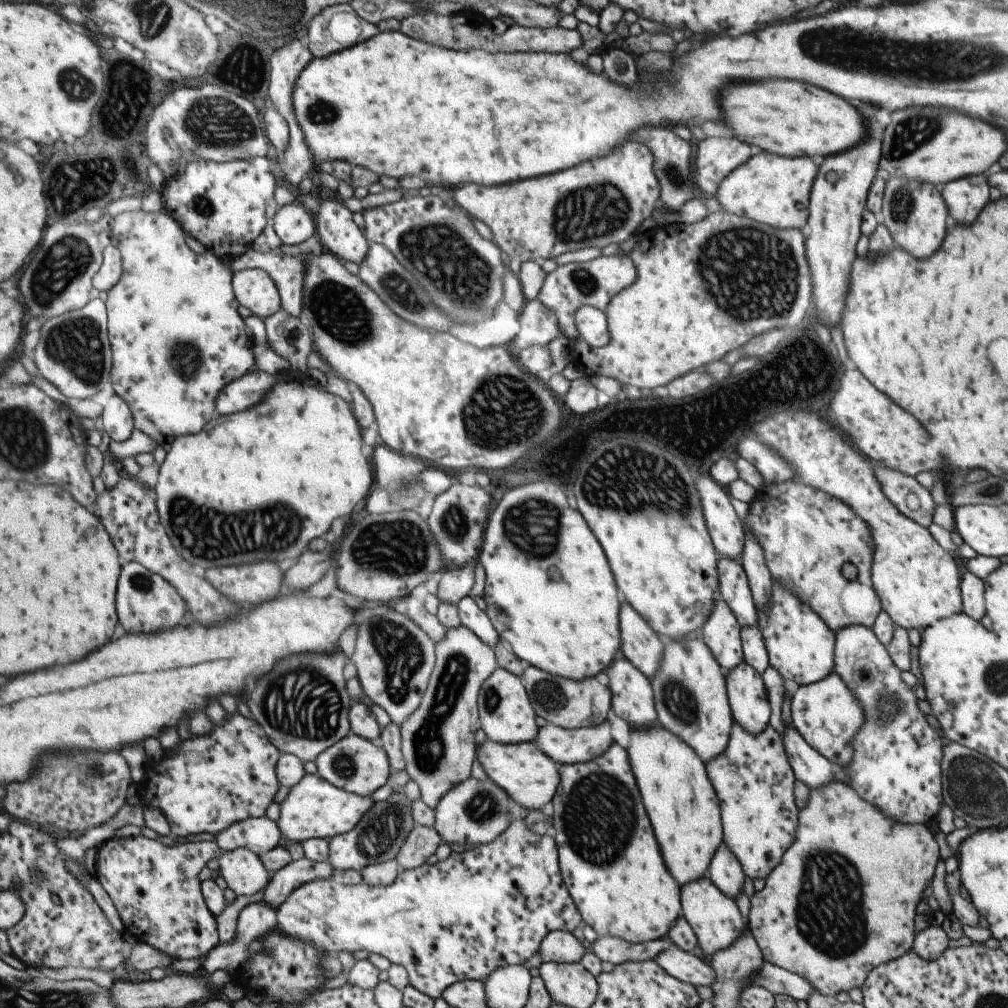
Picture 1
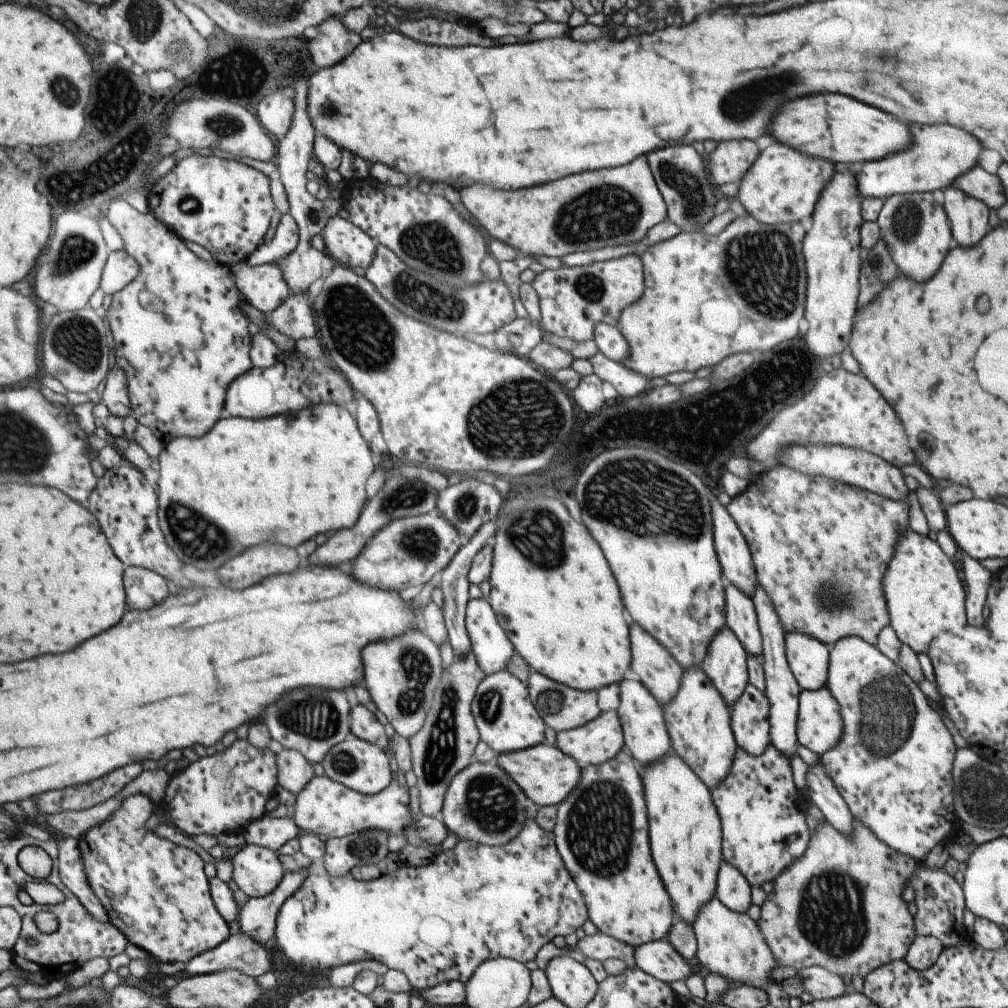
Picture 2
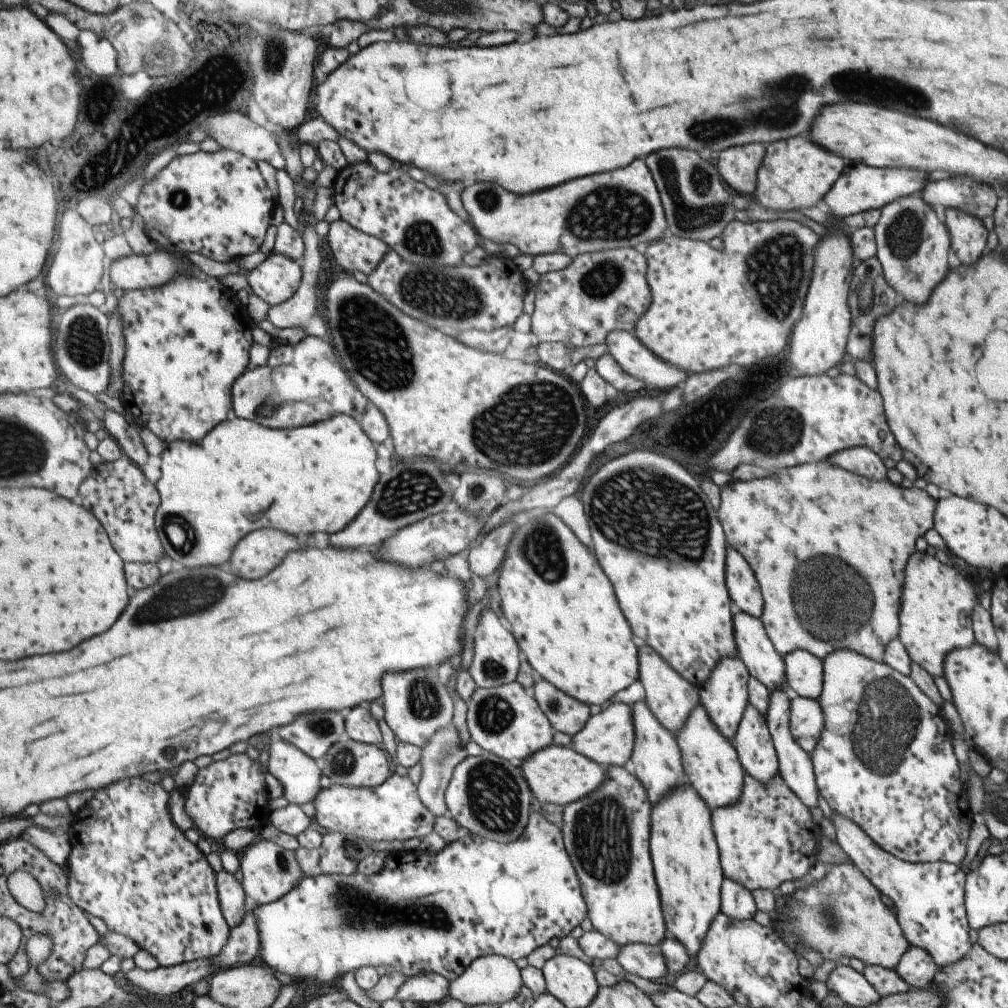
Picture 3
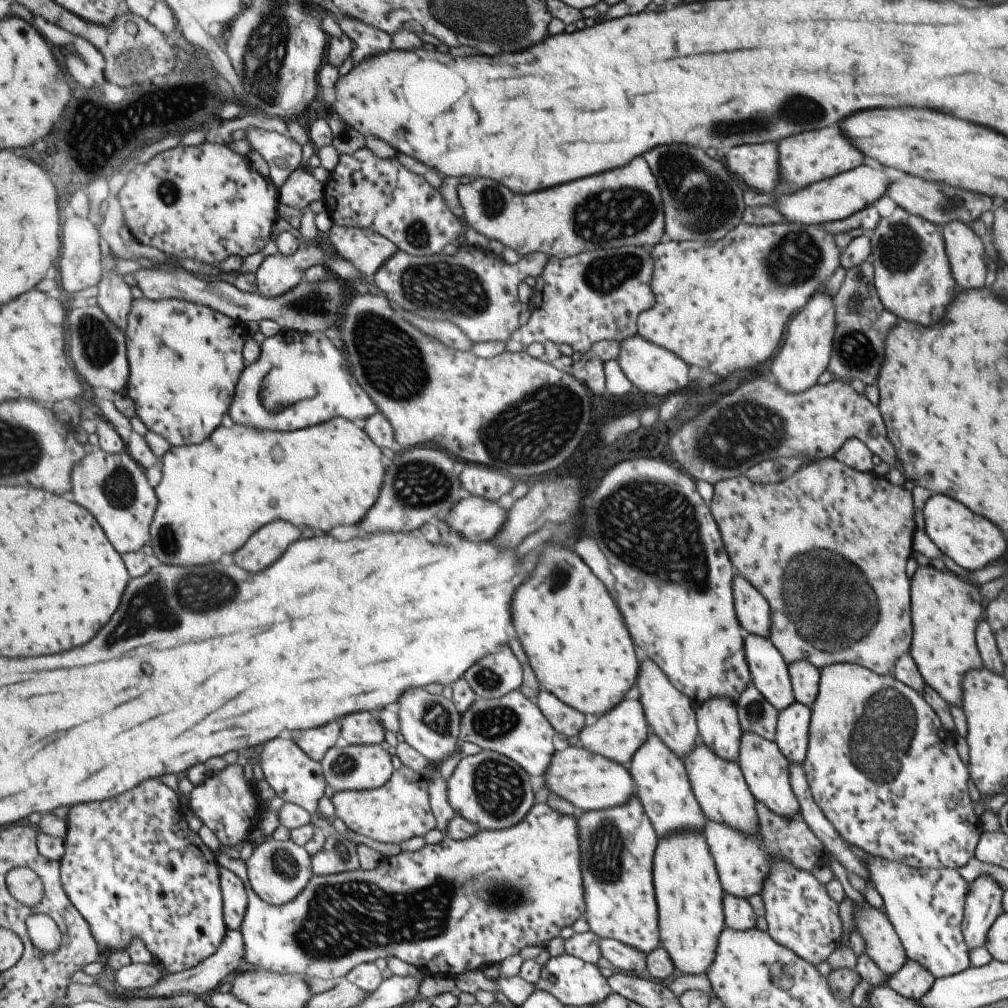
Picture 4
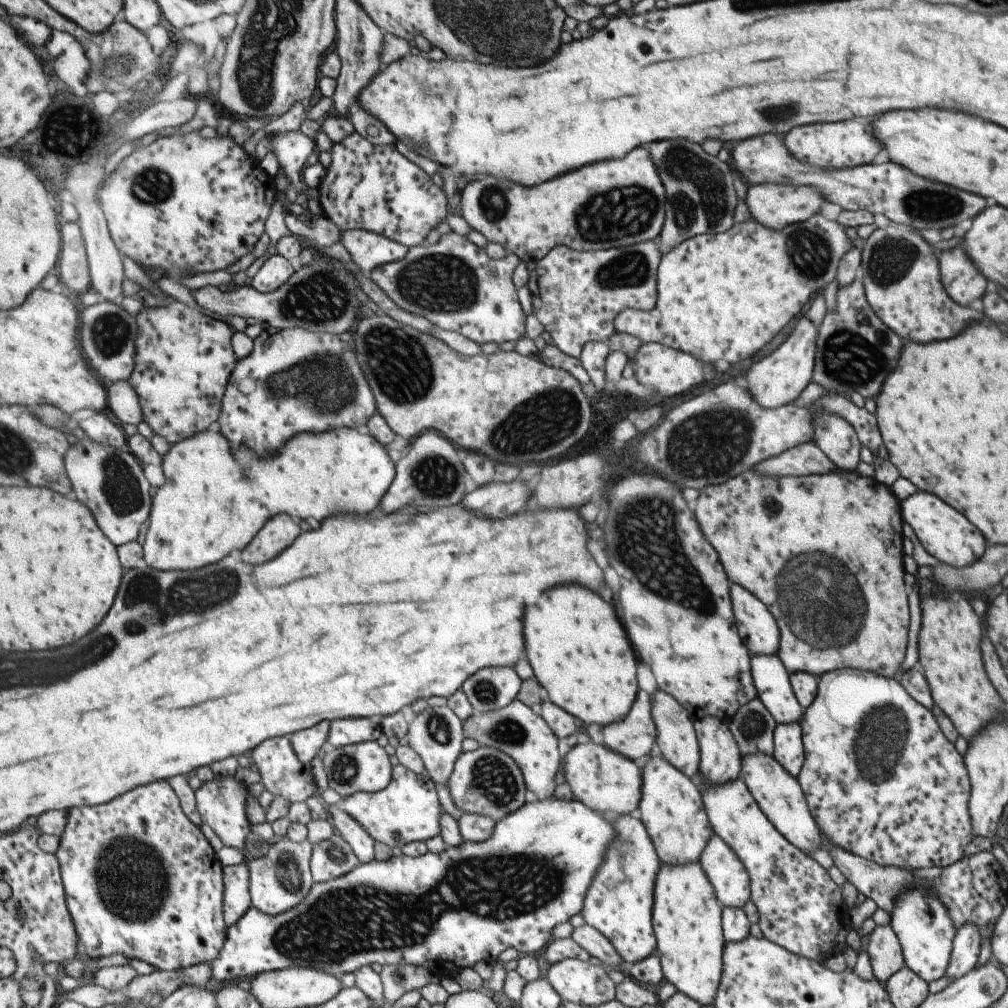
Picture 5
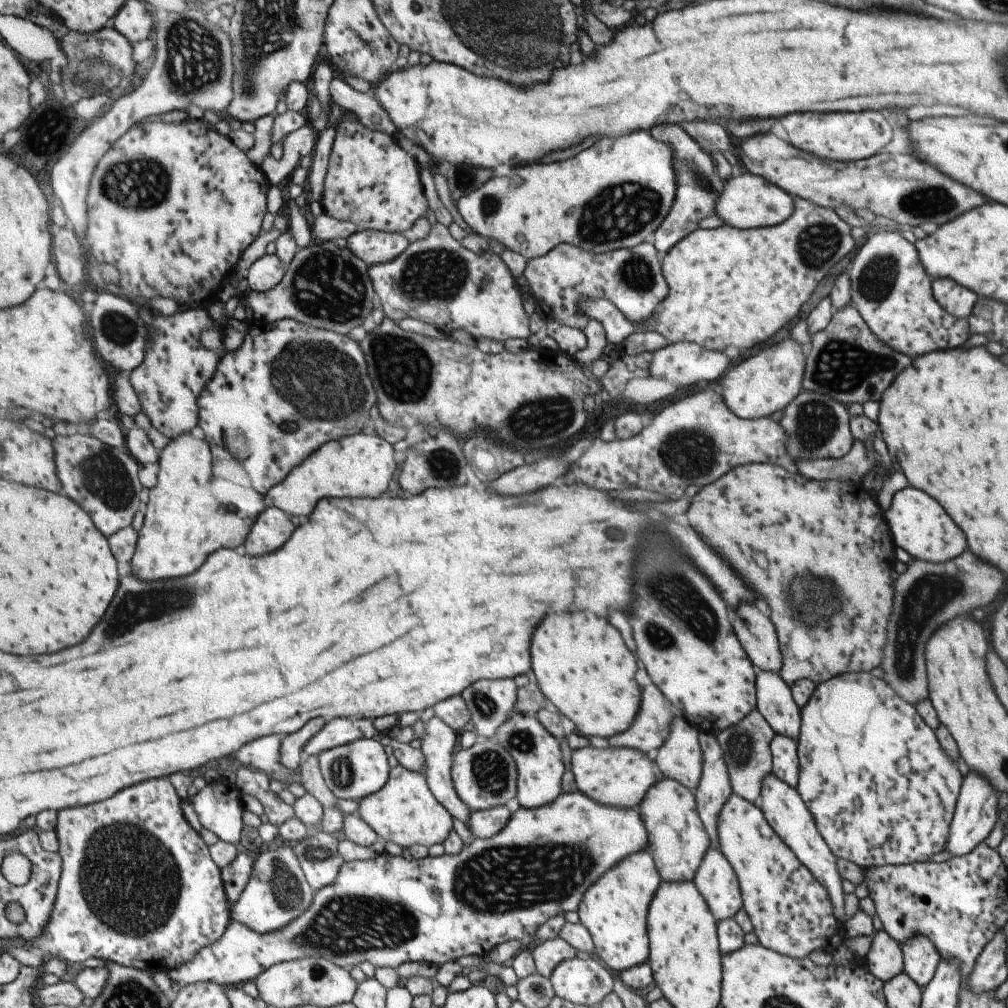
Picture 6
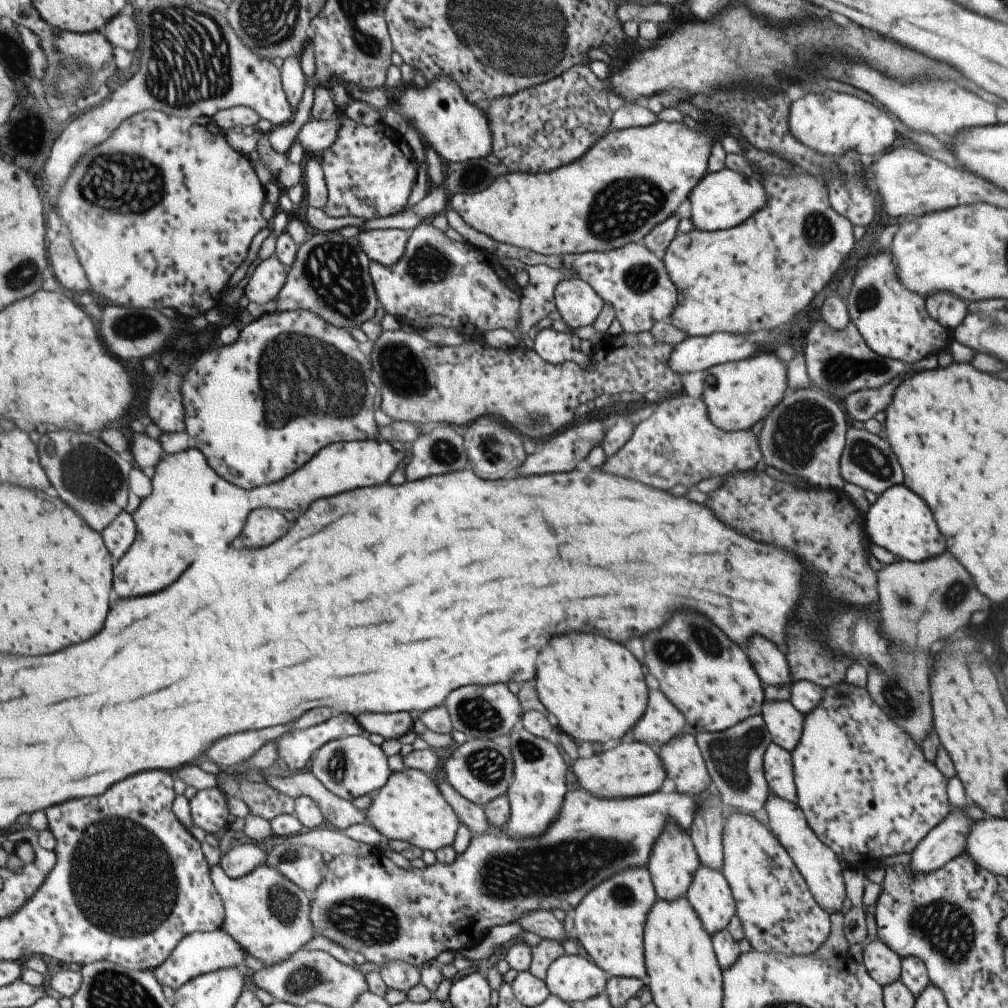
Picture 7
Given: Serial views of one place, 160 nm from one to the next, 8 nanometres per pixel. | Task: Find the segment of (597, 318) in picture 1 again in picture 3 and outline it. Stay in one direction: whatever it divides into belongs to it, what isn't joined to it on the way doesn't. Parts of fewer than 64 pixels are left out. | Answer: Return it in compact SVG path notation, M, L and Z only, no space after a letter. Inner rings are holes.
M612 330L605 344L619 364L631 375L645 383L646 392L666 391L685 382L686 371L676 369L657 358L631 332Z

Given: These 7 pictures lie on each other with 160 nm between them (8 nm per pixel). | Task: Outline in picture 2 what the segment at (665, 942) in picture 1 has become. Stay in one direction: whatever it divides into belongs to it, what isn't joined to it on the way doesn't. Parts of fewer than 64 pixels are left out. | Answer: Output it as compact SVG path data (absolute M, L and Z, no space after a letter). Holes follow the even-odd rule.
M605 933L587 935L578 942L577 947L586 957L601 962L609 958L619 958L626 963L627 967L636 966L633 958L634 947Z

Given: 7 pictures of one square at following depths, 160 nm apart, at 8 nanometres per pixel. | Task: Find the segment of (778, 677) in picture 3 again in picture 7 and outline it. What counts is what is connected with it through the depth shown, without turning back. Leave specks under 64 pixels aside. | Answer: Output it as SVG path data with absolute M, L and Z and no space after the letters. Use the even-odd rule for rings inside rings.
M763 700L760 715L764 720L770 742L791 752L799 740L803 715L789 700Z

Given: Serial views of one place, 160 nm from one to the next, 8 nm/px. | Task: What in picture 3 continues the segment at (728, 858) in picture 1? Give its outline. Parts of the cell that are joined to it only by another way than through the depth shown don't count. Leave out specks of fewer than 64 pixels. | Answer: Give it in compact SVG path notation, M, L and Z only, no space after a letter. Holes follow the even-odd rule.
M724 878L720 886L720 911L735 920L751 920L756 906L744 886Z

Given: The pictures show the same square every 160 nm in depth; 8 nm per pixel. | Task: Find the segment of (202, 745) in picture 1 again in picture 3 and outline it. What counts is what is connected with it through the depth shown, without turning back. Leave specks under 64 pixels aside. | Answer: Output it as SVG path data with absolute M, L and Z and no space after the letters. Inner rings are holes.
M235 754L223 762L215 762L199 770L185 794L185 811L205 838L220 841L229 832L248 828L259 831L271 824L269 790L265 784L265 770L261 762L251 760L247 754Z

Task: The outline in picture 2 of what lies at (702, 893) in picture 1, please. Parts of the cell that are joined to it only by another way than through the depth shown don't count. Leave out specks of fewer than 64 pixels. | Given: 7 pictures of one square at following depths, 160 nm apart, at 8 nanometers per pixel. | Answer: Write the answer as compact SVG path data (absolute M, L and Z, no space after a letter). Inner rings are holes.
M717 897L704 902L691 921L696 940L697 960L709 973L723 975L731 984L751 985L761 989L768 982L770 970L777 964L769 952L760 930L747 913L738 913L723 906Z

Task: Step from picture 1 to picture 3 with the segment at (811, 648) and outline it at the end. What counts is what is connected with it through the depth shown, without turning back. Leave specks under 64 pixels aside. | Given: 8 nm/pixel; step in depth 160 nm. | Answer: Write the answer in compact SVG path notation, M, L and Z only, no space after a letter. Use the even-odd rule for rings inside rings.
M803 649L784 654L784 682L792 695L817 699L822 691L822 661Z

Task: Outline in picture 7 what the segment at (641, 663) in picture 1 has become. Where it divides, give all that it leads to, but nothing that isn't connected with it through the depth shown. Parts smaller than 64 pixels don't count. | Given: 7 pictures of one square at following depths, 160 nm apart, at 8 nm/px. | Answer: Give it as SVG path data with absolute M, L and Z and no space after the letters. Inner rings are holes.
M679 733L658 747L662 766L677 793L697 797L709 786L710 778L693 735Z

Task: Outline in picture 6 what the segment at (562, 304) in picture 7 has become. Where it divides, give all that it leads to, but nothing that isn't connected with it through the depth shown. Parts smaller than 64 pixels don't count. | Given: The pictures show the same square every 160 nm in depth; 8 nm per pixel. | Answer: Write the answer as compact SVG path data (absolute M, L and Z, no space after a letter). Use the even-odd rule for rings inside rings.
M795 198L795 207L790 217L773 228L749 229L723 228L695 229L677 241L660 259L663 261L663 278L671 286L667 302L654 310L638 325L629 322L627 315L610 300L591 301L583 299L579 308L586 316L603 324L607 342L620 345L631 333L653 331L660 334L668 344L687 341L712 351L727 350L729 346L745 350L757 342L769 340L781 326L791 322L801 310L803 302L811 296L821 278L830 274L829 270L859 241L851 237L850 226L835 214L833 209L817 206L807 200Z

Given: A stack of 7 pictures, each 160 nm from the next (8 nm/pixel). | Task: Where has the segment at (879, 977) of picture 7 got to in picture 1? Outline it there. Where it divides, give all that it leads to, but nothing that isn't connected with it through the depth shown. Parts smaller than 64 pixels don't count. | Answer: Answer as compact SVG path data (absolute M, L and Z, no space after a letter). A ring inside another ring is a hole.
M829 781L826 782L826 785L810 788L805 806L798 809L797 820L794 841L783 853L780 863L774 866L773 870L764 878L763 888L755 891L748 898L750 907L747 926L757 943L763 961L802 976L812 986L815 993L834 997L841 990L848 993L851 989L859 989L871 969L894 958L899 958L912 948L915 906L922 898L921 892L931 882L933 870L935 870L940 857L937 843L931 834L931 827L925 826L923 823L902 823L884 815L875 805L863 800L851 786L842 781Z

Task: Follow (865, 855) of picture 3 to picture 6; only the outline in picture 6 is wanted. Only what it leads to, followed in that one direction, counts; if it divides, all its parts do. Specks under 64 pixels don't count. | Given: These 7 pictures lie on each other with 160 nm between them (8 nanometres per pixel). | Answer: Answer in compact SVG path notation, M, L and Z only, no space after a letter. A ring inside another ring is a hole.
M922 934L911 935L899 945L902 952L902 971L919 988L924 987L932 979L940 954Z

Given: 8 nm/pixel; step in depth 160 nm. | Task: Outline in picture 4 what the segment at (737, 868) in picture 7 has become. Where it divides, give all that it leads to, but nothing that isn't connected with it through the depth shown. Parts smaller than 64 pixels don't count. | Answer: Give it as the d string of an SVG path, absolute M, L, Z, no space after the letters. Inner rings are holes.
M697 741L683 762L689 772L693 796L706 820L726 824L745 834L757 833L756 802L736 761L719 758L707 745ZM775 860L760 895L764 904L767 934L805 962L815 966L825 961L840 945L843 930L837 915L838 904L827 896L824 885L819 884L811 873L797 870L789 862Z

